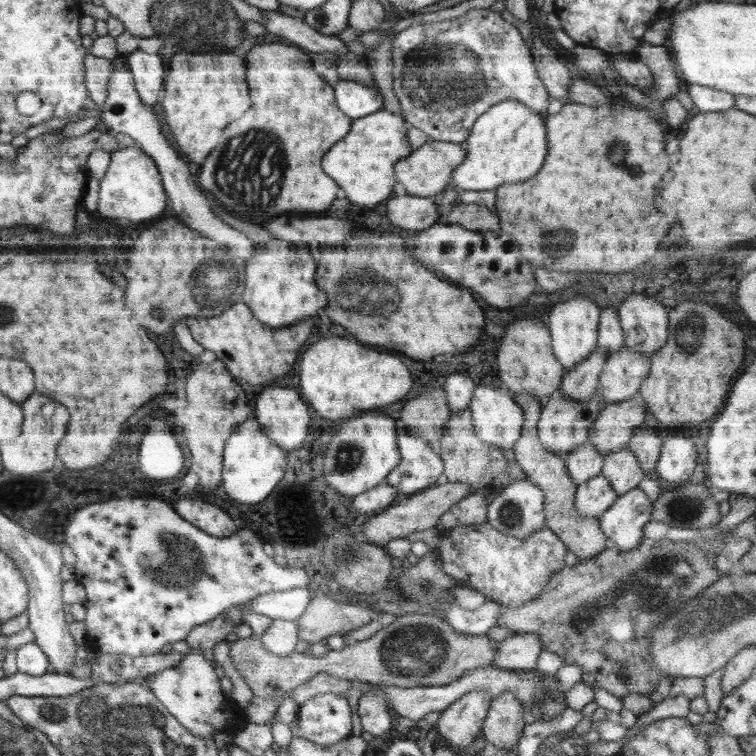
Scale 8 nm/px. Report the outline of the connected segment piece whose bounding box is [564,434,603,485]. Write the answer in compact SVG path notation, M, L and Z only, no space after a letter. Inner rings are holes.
M592 434L584 444L570 450L564 457L564 461L570 478L577 485L584 484L586 480L601 474L603 467L603 456L600 452L596 452L596 446L592 444Z

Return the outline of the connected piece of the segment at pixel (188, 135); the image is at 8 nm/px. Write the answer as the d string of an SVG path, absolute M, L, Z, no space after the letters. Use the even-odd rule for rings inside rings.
M182 52L172 56L170 76L163 84L162 112L176 146L192 160L204 162L216 146L224 128L250 108L246 68L234 54L198 54Z

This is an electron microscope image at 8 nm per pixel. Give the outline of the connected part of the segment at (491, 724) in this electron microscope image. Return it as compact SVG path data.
M502 692L492 700L482 730L487 744L493 744L500 750L516 746L524 730L526 710L512 692Z

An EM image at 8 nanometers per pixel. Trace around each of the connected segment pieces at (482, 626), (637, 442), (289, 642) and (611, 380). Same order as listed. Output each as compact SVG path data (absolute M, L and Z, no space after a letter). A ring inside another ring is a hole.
M489 601L475 610L467 610L460 606L451 607L445 618L456 632L474 636L485 635L492 626L496 626L498 615L499 604L496 601Z
M644 420L636 430L634 430L634 434L632 438L627 443L628 448L632 450L632 454L635 454L640 468L644 470L646 475L649 475L650 472L655 470L655 466L657 465L660 453L661 453L661 446L662 446L662 439L655 433L655 428L657 427L649 427Z
M274 619L259 639L262 646L274 654L292 654L299 641L297 621Z
M628 346L618 348L616 354L607 357L599 376L599 393L606 405L632 399L650 369L651 358L648 355L633 352Z

